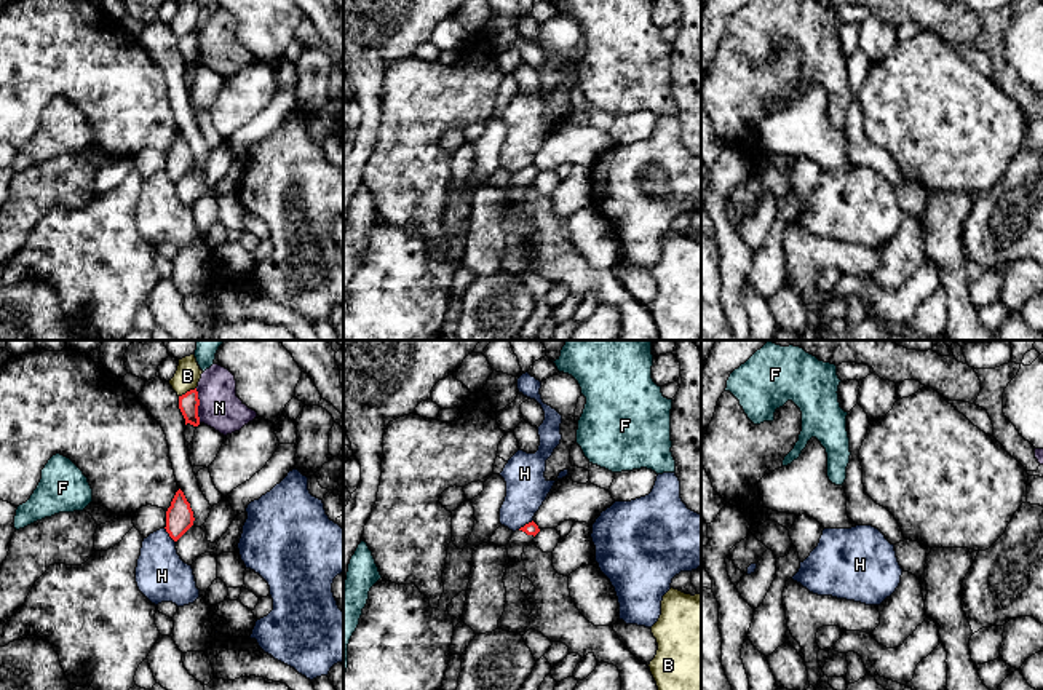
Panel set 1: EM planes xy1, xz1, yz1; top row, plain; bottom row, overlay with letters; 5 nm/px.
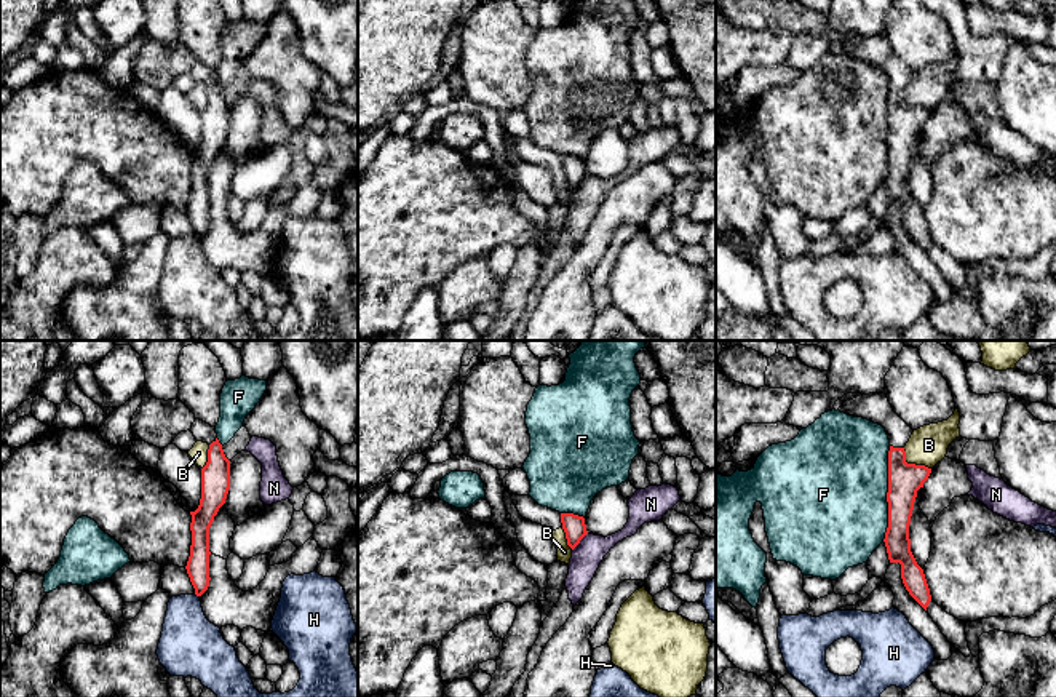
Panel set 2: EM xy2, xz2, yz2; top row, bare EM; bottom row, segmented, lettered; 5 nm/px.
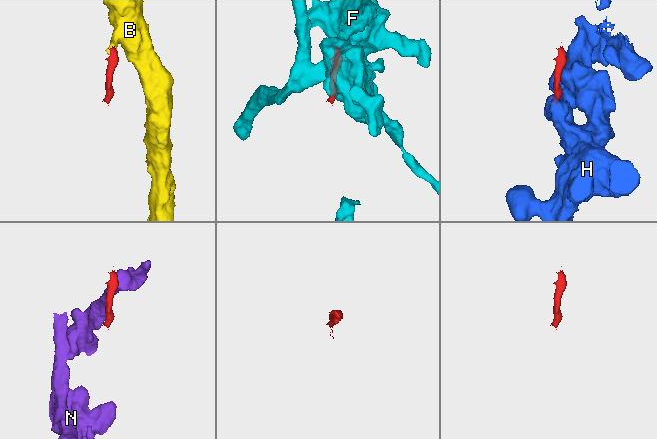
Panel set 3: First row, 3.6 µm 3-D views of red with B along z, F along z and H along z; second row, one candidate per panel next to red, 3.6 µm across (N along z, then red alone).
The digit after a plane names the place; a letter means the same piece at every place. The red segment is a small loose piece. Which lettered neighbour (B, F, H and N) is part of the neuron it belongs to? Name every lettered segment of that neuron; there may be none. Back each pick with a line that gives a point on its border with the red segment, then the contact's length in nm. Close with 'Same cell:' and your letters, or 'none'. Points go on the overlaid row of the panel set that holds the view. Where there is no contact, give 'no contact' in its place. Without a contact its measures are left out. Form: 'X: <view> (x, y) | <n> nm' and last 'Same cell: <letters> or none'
Same cell: none

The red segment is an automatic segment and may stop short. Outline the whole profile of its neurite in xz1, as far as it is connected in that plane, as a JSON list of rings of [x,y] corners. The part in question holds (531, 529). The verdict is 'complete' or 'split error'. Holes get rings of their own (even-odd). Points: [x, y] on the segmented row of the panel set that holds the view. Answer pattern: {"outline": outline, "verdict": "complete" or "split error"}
{"outline": [[[533,521],[513,532],[510,543],[506,545],[510,561],[521,562],[524,546],[533,543],[538,532],[540,529]]], "verdict": "split error"}

